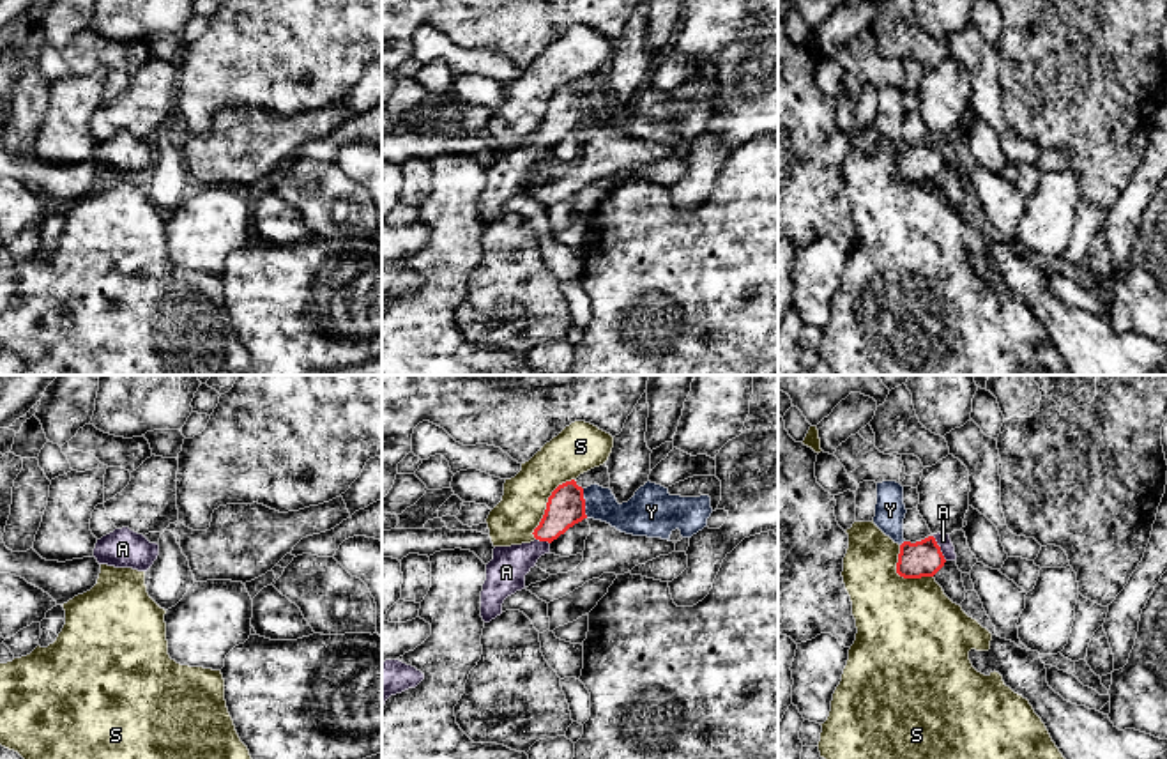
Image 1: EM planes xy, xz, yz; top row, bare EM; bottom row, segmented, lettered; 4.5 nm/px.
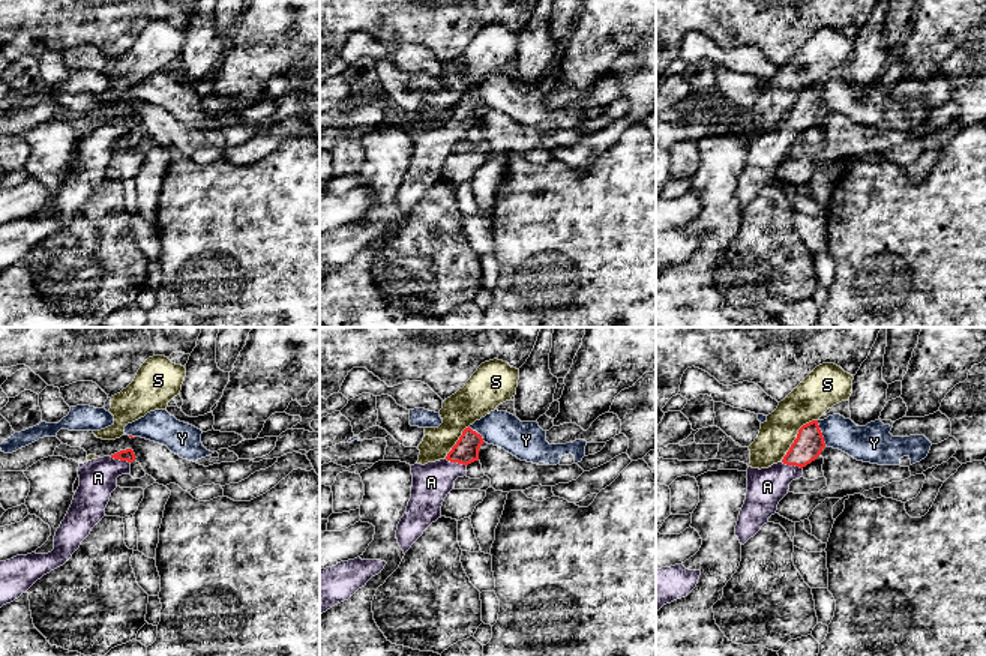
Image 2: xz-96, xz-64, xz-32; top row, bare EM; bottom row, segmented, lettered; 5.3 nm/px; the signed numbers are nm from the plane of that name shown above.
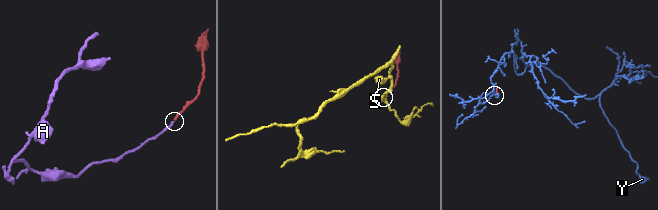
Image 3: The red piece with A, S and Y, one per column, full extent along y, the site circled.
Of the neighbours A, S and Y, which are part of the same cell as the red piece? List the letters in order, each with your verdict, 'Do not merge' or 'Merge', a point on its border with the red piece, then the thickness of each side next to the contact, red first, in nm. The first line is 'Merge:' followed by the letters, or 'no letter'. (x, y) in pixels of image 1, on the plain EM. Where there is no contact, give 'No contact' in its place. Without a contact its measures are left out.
Merge: A
A: Merge. Touches red at yz (939, 151). Thickness 160 nm (red) against 60 nm
S: Do not merge. Touches red at xz (547, 108). Thickness 180 nm (red) against 200 nm
Y: Do not merge. Touches red at xz (584, 107). Thickness 180 nm (red) against 170 nm

